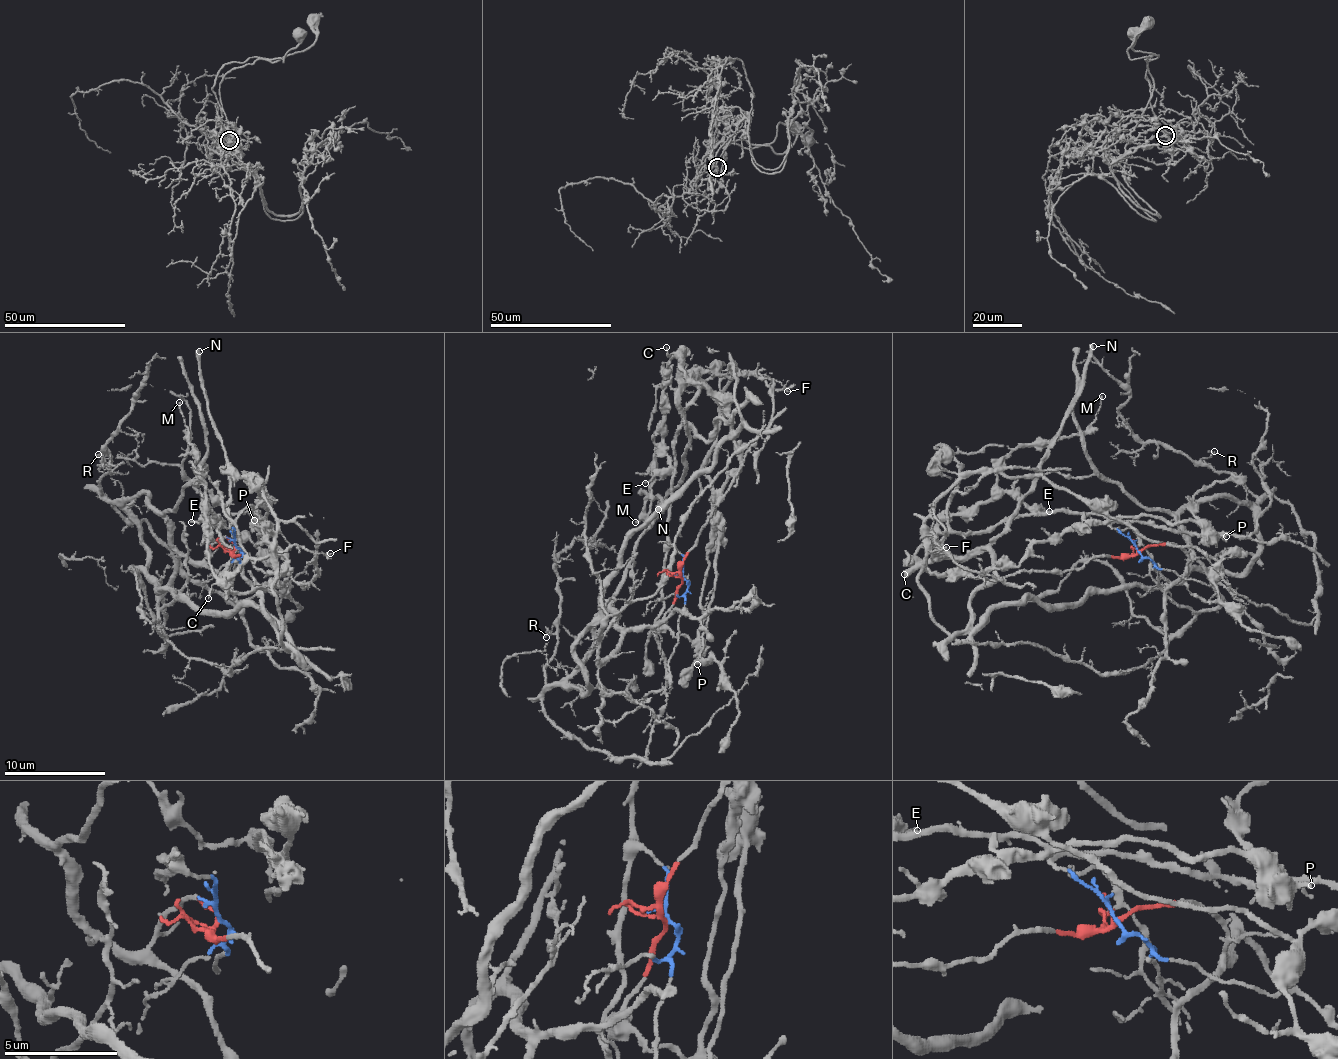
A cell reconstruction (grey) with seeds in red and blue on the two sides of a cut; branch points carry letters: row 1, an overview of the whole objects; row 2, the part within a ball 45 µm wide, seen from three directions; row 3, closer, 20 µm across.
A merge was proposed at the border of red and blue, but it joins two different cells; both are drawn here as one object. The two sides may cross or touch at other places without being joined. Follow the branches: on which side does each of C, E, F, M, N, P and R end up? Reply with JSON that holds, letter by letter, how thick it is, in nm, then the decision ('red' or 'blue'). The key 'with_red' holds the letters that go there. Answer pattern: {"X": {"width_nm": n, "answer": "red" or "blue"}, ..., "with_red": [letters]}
{"C": {"width_nm": 130, "answer": "blue"}, "E": {"width_nm": 150, "answer": "blue"}, "F": {"width_nm": 130, "answer": "blue"}, "M": {"width_nm": 130, "answer": "blue"}, "N": {"width_nm": 280, "answer": "blue"}, "P": {"width_nm": 240, "answer": "blue"}, "R": {"width_nm": 150, "answer": "red"}, "with_red": ["R"]}

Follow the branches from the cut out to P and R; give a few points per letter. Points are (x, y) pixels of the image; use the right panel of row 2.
P: (1138, 552), (1101, 514), (1032, 512), (952, 532), (927, 566), (980, 577), (1047, 535), (1124, 517), (1226, 536)
R: (1138, 552), (1174, 543), (1188, 566), (1188, 507), (1256, 500), (1213, 470), (1214, 451)

